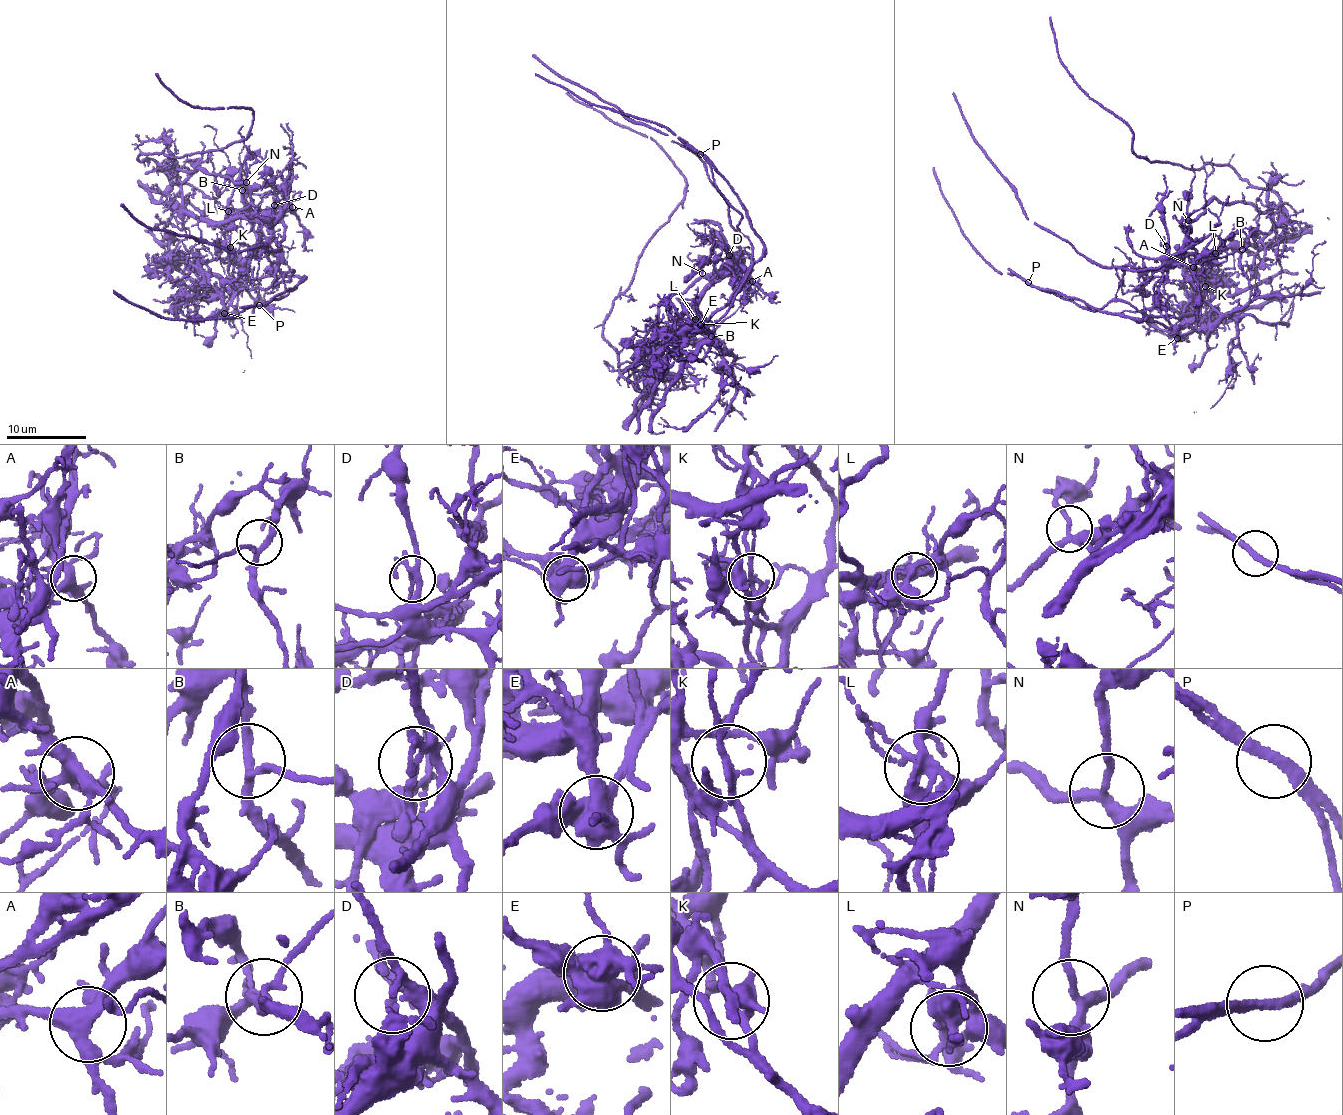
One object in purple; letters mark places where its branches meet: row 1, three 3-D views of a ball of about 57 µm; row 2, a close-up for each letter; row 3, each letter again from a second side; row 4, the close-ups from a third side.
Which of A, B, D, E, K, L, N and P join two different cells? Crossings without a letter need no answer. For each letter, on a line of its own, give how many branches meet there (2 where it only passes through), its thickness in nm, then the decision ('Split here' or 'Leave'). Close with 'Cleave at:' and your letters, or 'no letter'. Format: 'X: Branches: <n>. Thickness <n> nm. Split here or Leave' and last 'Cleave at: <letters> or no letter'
A: Branches: 6. Thickness 360 nm. Leave
B: Branches: 3. Thickness 200 nm. Leave
D: Branches: 5. Thickness 190 nm. Split here
E: Branches: 7. Thickness 650 nm. Split here
K: Branches: 2. Thickness 190 nm. Split here
L: Branches: 3. Thickness 260 nm. Split here
N: Branches: 3. Thickness 220 nm. Leave
P: Branches: 2. Thickness 280 nm. Split here
Cleave at: D, E, K, L, P

